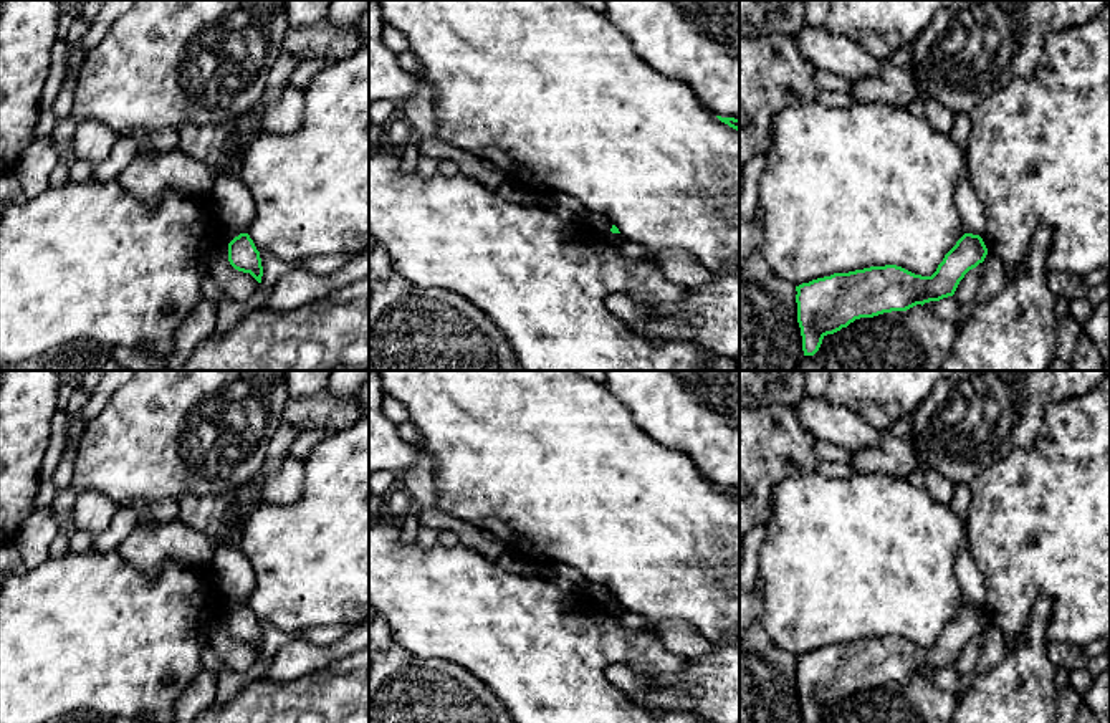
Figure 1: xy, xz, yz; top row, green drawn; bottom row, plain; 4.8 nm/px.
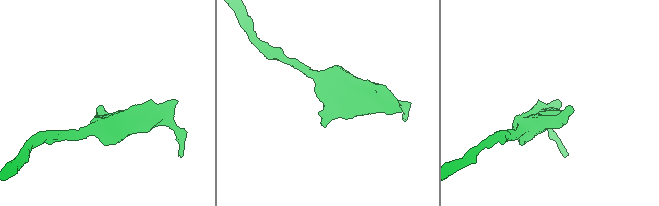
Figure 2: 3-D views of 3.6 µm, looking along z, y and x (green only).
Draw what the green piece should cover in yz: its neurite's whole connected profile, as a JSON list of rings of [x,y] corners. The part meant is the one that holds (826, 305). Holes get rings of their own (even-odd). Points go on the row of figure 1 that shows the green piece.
[[[964,233],[931,276],[885,265],[834,273],[796,286],[804,356],[814,356],[827,334],[855,319],[907,311],[953,296],[964,275],[983,263],[986,255],[983,238]]]

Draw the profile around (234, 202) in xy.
[[[218,175],[208,194],[208,200],[217,212],[218,240],[233,240],[240,233],[246,233],[248,225],[255,218],[255,200],[240,175]]]

